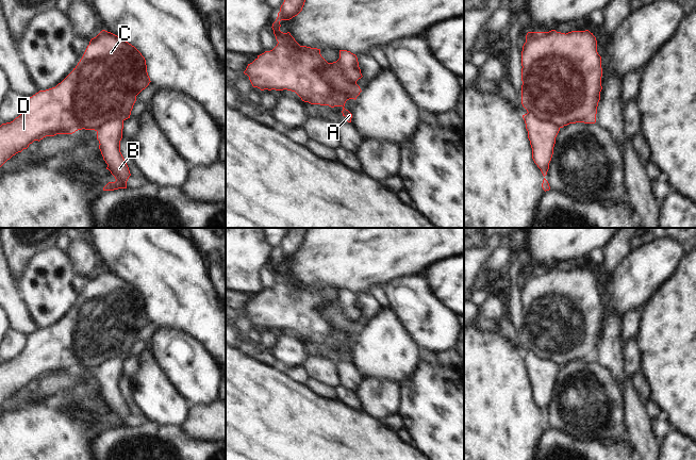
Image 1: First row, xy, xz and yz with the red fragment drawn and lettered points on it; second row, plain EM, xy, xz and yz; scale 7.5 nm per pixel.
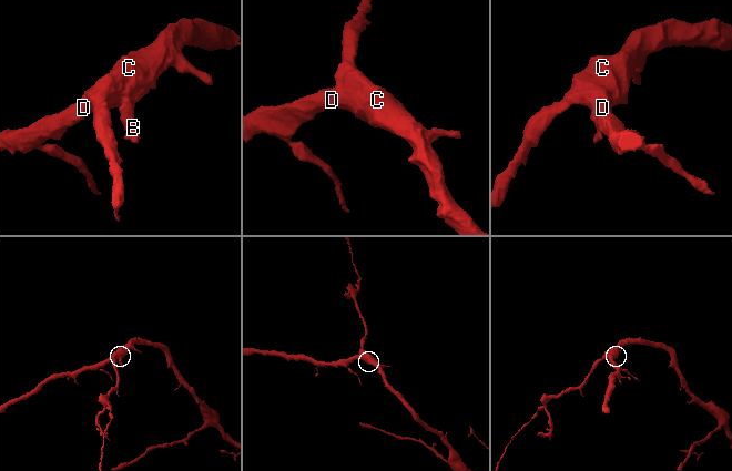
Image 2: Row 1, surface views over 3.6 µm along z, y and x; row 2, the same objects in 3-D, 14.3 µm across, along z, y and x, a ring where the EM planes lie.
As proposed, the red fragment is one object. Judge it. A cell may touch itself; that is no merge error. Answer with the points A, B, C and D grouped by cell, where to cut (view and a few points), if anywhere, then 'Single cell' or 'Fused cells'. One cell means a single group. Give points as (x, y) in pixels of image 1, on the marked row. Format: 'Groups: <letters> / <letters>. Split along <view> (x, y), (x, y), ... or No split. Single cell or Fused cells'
Groups: A C D / B. Split along yz (528, 112), (542, 120), (553, 124), (559, 129). Fused cells

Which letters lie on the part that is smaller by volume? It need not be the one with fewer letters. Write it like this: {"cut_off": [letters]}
{"cut_off": ["B"]}

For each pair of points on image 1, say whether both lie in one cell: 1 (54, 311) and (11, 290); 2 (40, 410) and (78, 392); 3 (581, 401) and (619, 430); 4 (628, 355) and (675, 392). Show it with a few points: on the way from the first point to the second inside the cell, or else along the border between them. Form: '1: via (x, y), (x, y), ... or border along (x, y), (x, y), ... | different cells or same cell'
1: border along (15, 277), (18, 290), (33, 317) | different cells
2: border along (48, 400), (53, 405), (77, 410) | different cells
3: via (593, 414), (595, 416), (595, 428), (607, 430) | same cell
4: border along (635, 340), (639, 346), (641, 370) | different cells

